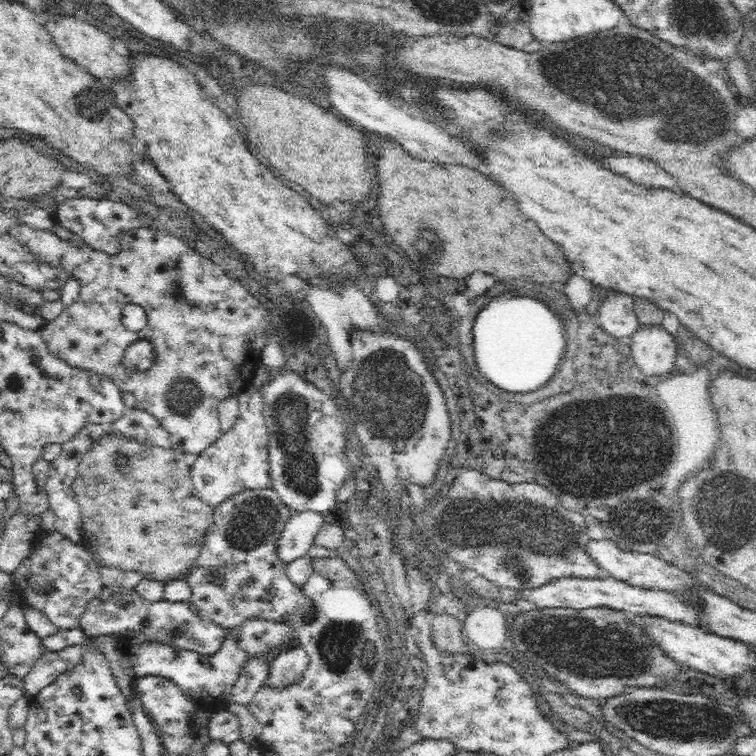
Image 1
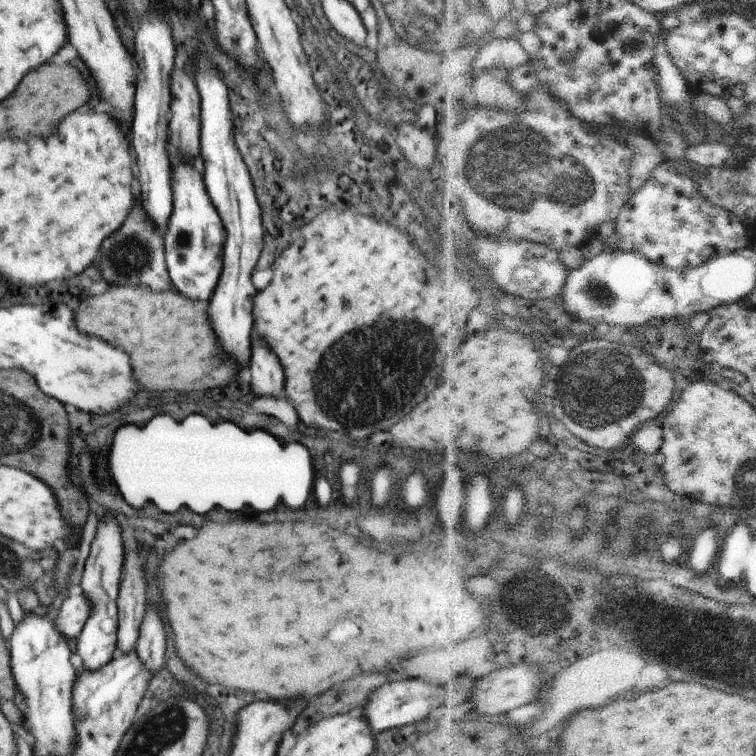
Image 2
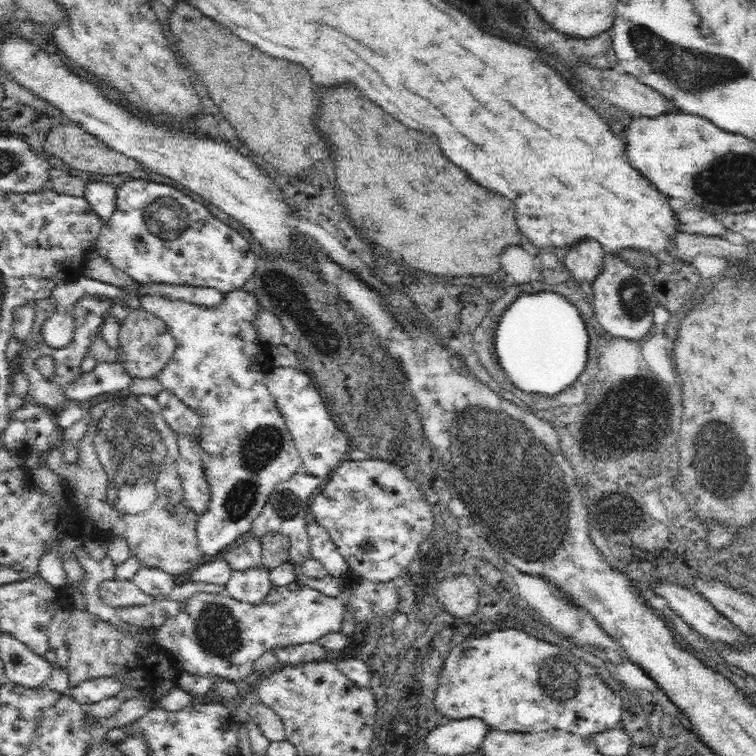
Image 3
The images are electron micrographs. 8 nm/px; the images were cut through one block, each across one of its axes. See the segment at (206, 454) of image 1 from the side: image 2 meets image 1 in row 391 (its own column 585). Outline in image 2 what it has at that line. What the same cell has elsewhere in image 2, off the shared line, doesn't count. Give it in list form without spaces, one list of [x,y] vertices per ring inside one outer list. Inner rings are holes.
[[[666,160],[652,173],[648,184],[628,201],[616,221],[616,232],[605,241],[590,240],[579,250],[585,261],[589,261],[604,250],[622,248],[626,252],[643,252],[651,261],[674,270],[686,270],[702,266],[713,256],[748,247],[748,230],[744,225],[737,214],[704,198],[694,177],[680,174]]]

